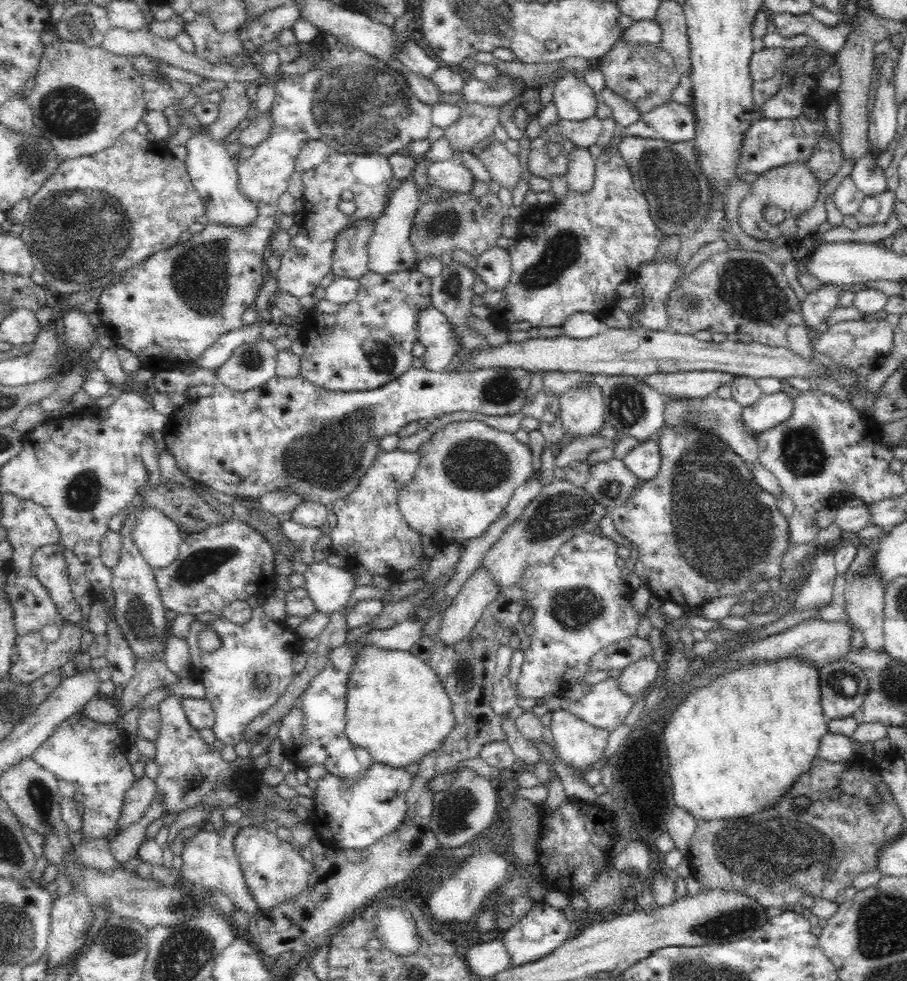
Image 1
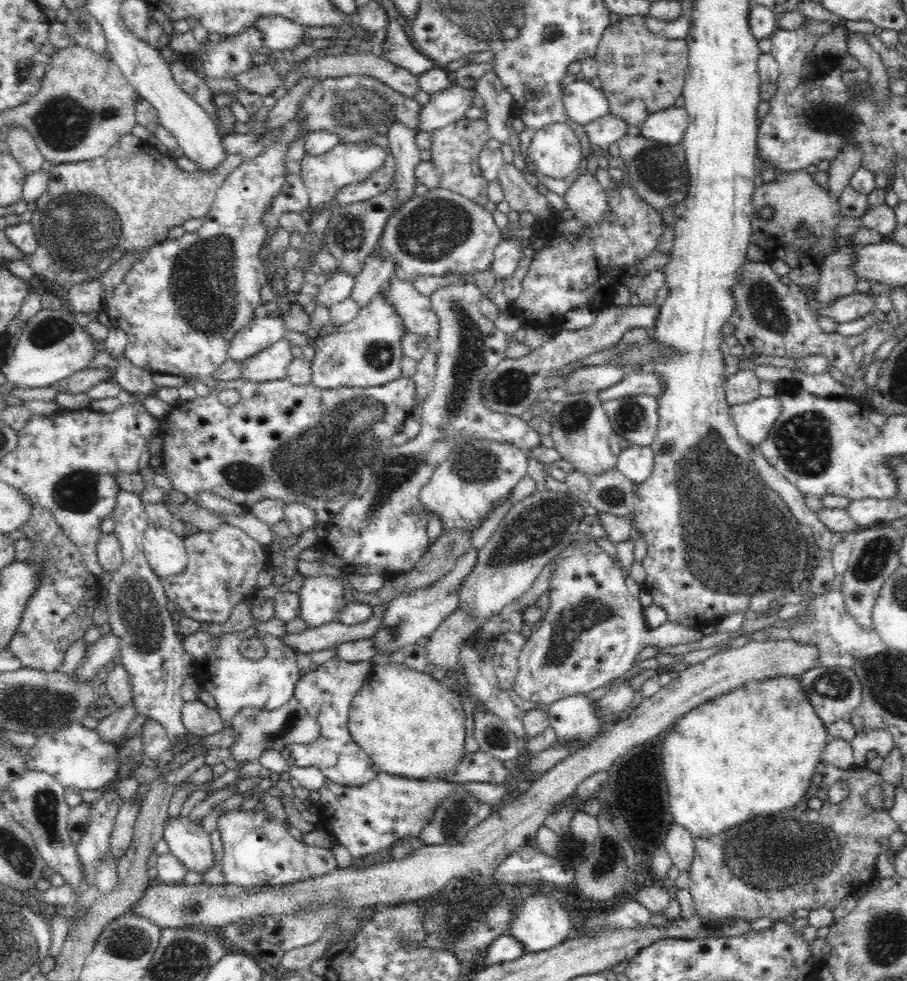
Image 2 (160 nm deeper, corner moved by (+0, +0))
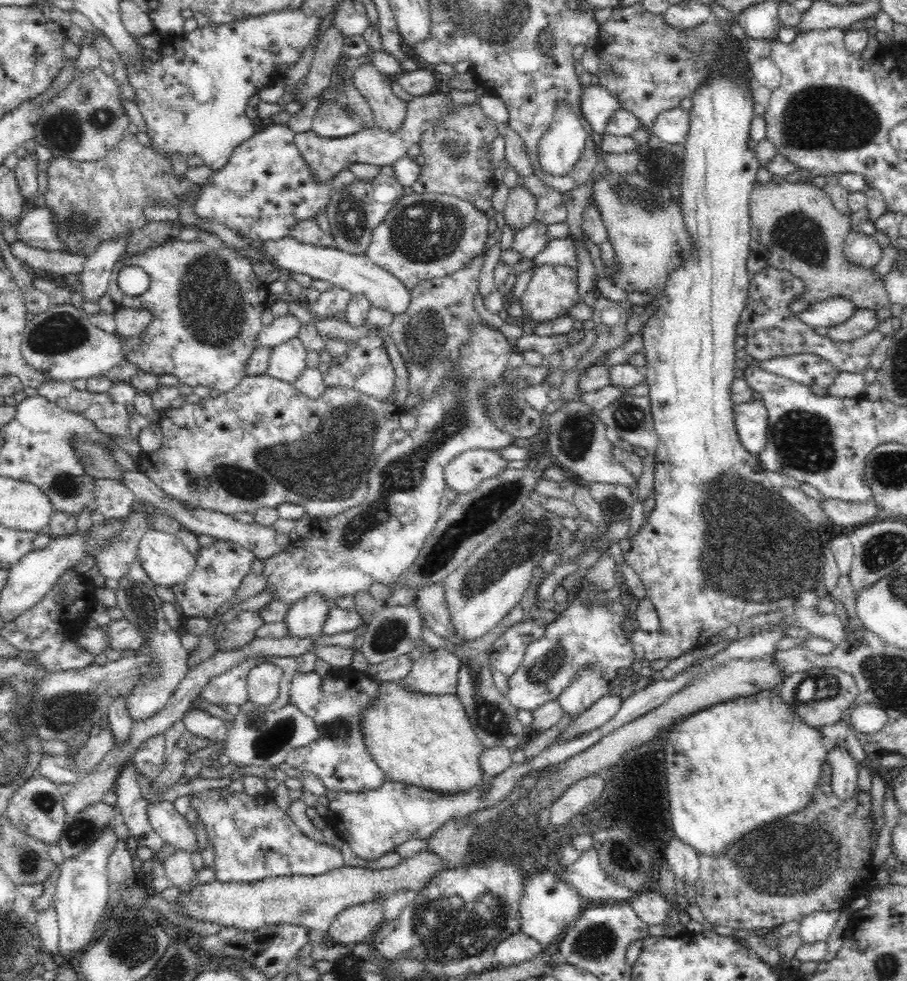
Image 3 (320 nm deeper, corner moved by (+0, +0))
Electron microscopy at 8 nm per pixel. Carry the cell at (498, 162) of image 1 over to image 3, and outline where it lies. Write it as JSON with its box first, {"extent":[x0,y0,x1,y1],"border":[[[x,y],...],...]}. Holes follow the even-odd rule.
{"extent":[503,183,536,232],"border":[[[520,183],[516,188],[509,189],[508,200],[503,210],[503,216],[506,221],[506,225],[512,230],[518,232],[522,228],[528,227],[529,224],[534,222],[534,216],[536,212],[536,199],[530,191]]]}

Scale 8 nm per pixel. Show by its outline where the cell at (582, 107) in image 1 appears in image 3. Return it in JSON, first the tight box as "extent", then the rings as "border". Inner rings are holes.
{"extent":[580,85,621,136],"border":[[[599,85],[586,87],[584,94],[582,94],[580,107],[582,107],[584,118],[588,120],[596,136],[606,132],[610,117],[616,110],[621,109],[612,93]]]}

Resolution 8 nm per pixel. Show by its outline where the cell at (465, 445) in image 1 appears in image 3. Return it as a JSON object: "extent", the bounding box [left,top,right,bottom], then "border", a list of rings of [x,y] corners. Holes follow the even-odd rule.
{"extent":[446,450,508,493],"border":[[[468,450],[446,466],[446,485],[456,493],[473,492],[484,480],[498,477],[507,467],[508,461],[495,450]]]}

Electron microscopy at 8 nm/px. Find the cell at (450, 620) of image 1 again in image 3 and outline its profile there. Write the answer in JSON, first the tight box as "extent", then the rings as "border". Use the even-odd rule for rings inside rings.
{"extent":[398,648,460,695],"border":[[[440,648],[415,661],[398,683],[402,689],[424,695],[455,694],[460,662],[455,655]]]}

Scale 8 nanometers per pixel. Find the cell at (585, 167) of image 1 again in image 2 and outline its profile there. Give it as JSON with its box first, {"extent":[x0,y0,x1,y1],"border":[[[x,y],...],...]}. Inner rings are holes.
{"extent":[564,171,607,228],"border":[[[584,171],[564,194],[564,200],[574,211],[584,227],[594,228],[604,218],[607,209],[607,193],[602,189],[595,175]]]}

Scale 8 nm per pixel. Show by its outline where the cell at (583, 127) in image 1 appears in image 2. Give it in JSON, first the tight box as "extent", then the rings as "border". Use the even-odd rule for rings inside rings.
{"extent":[585,113,627,152],"border":[[[612,113],[601,116],[585,126],[586,134],[594,148],[599,147],[606,152],[610,144],[618,142],[620,138],[627,134],[627,128],[627,122]]]}

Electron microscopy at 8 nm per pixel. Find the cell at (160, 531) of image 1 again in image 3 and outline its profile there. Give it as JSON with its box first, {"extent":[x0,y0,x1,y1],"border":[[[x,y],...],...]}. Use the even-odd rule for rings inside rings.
{"extent":[137,529,196,588],"border":[[[152,529],[139,540],[137,560],[154,585],[172,588],[188,580],[195,570],[196,557],[173,533]]]}

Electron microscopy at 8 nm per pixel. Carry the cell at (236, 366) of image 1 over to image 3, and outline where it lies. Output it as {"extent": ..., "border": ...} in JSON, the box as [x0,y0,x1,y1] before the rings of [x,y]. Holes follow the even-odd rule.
{"extent":[266,336,307,384],"border":[[[296,336],[271,350],[266,375],[294,384],[306,366],[307,348]]]}

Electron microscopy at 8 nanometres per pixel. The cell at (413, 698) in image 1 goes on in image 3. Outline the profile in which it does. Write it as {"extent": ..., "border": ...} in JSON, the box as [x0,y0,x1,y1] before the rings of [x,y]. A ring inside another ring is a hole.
{"extent":[360,681,487,795],"border":[[[398,681],[380,683],[377,701],[360,712],[361,727],[368,752],[384,771],[385,780],[401,782],[432,792],[455,795],[480,787],[487,780],[480,766],[485,746],[480,742],[466,715],[462,701],[455,694],[424,695],[402,689]]]}

